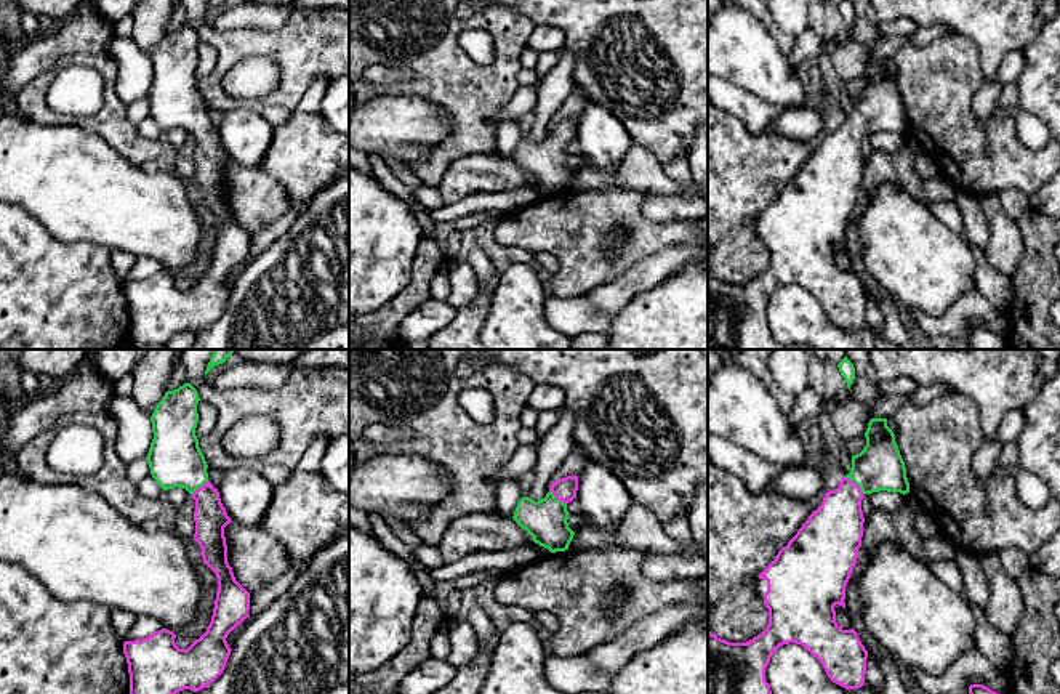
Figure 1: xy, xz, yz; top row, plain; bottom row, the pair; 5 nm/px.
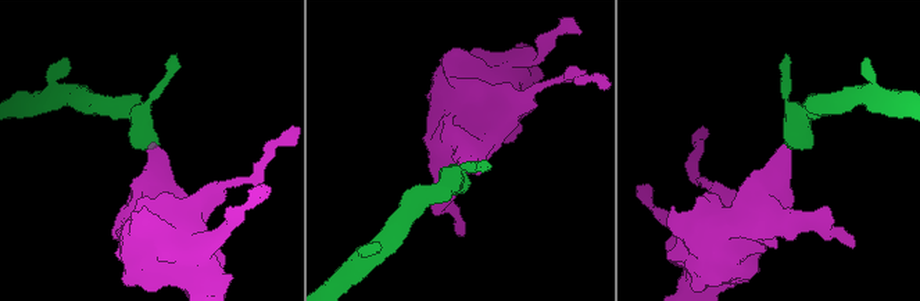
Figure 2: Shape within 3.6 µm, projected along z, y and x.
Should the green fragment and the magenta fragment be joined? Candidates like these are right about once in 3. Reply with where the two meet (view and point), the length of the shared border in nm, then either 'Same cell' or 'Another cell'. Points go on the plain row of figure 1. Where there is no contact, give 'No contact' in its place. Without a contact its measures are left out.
Touches green at yz (855, 124). Shared border 140 nm. Same cell

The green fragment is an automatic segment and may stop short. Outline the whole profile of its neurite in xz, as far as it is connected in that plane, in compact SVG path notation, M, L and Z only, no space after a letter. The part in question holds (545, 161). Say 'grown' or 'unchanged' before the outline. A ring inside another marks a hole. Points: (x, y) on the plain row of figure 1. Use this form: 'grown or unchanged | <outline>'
grown | M578 117L552 122L544 139L535 143L522 138L512 160L525 170L533 183L551 194L565 192L575 176L568 168L567 144L576 139Z

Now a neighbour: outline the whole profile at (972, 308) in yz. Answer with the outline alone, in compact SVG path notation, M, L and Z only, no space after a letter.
M972 288L961 295L942 316L929 316L922 311L911 309L911 322L924 335L945 337L969 345L970 325L983 325L1007 341L1010 317L998 311L977 288Z

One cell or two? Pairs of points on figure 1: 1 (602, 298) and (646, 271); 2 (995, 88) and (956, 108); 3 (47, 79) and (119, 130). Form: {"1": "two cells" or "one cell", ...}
{"1": "one cell", "2": "two cells", "3": "one cell"}

